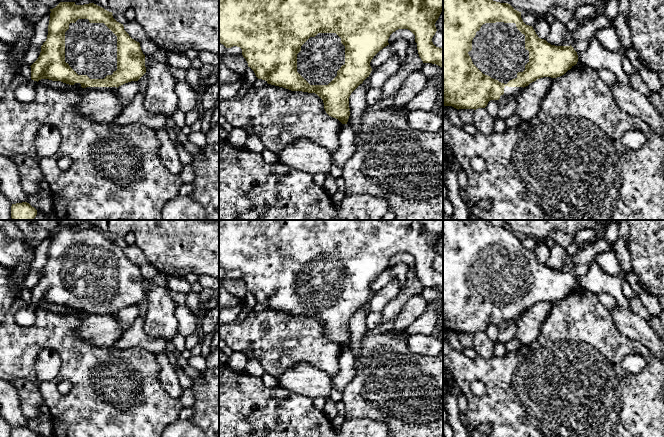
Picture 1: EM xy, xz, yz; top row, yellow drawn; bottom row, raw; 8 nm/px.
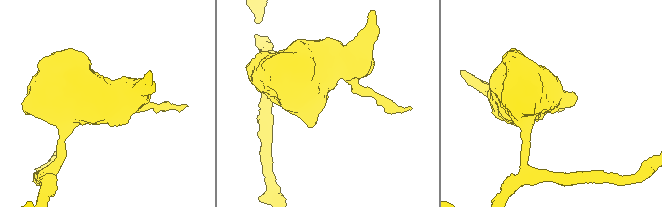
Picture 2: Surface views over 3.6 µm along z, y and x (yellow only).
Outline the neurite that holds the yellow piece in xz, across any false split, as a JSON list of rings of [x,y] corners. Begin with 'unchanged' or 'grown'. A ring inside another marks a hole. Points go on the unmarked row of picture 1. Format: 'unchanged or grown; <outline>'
grown; [[[219,220],[219,267],[226,272],[240,271],[248,291],[254,295],[258,303],[291,315],[317,318],[323,324],[326,337],[338,343],[342,348],[347,348],[350,340],[349,321],[351,317],[369,301],[372,295],[371,284],[380,274],[389,269],[388,263],[396,254],[410,254],[415,259],[418,278],[423,287],[432,287],[443,292],[443,272],[436,271],[432,266],[437,255],[435,247],[442,235],[443,220]]]

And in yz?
grown; [[[443,220],[443,330],[452,330],[458,334],[485,332],[490,324],[498,326],[504,321],[512,322],[537,303],[560,301],[576,289],[577,286],[577,276],[571,269],[555,270],[539,262],[533,251],[523,246],[521,236],[515,234],[508,227],[493,225],[489,220]]]

